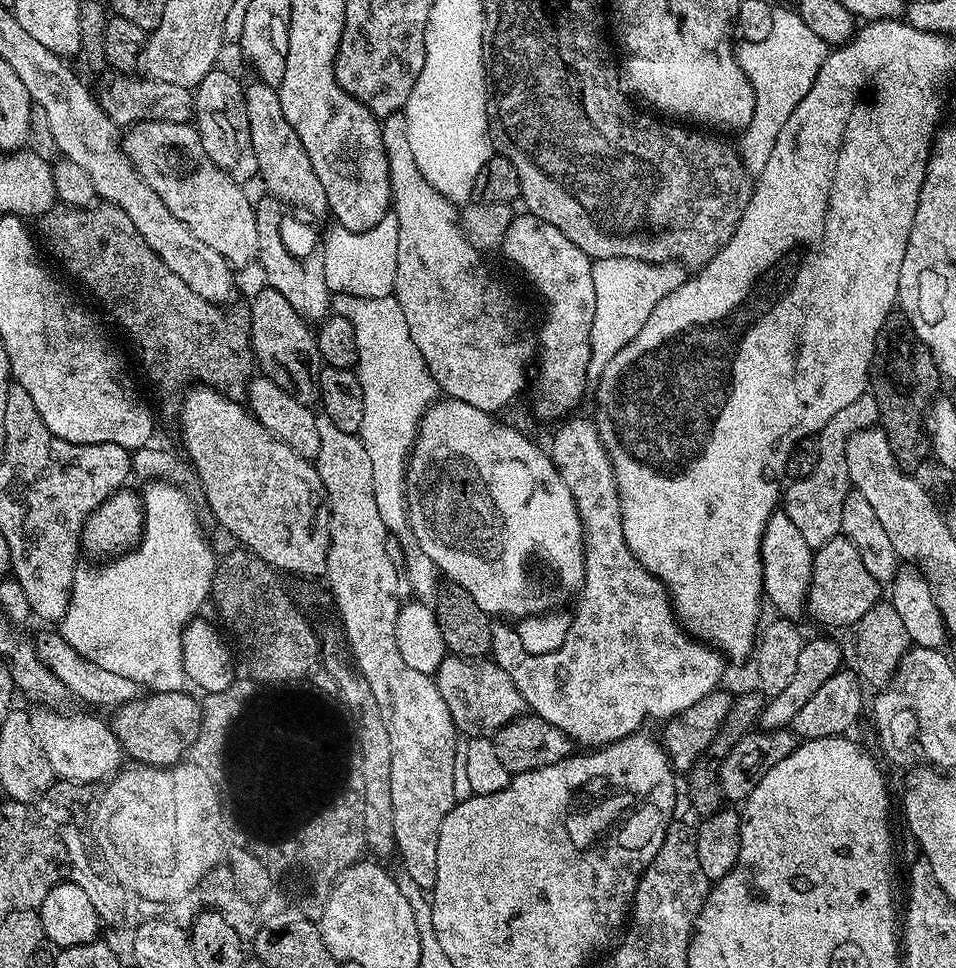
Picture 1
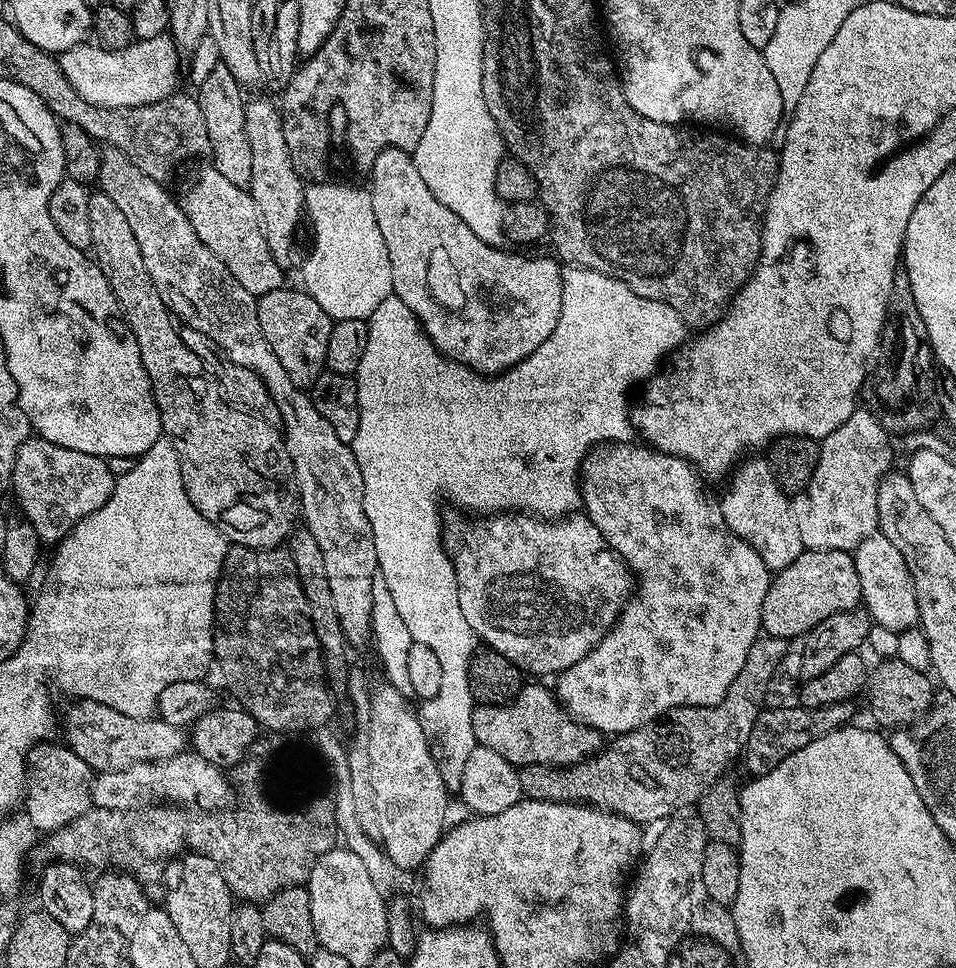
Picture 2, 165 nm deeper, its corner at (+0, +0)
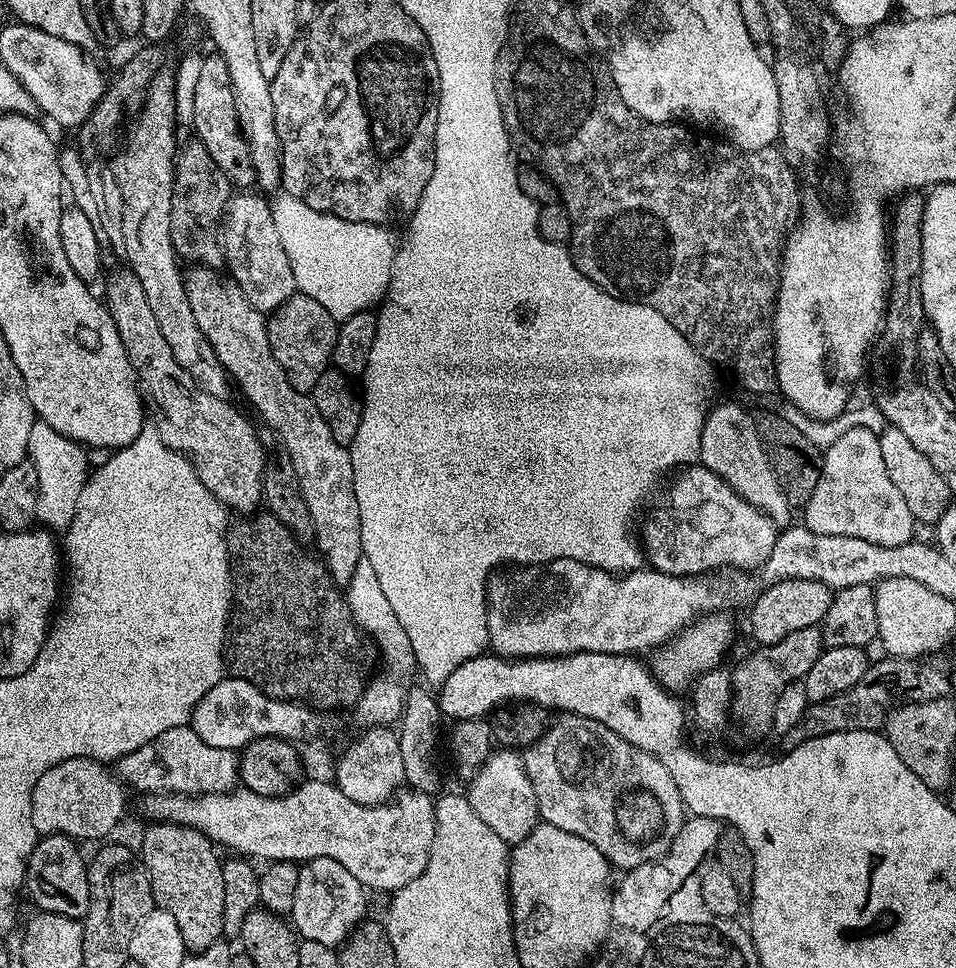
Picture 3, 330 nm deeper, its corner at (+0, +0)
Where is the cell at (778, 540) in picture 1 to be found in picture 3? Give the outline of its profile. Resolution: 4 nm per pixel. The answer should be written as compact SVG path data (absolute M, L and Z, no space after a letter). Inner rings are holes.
M720 404L709 411L704 419L699 463L710 471L718 473L750 506L754 506L772 520L777 529L783 530L793 523L794 509L786 502L782 486L770 466L756 432L756 421L744 413L740 404Z

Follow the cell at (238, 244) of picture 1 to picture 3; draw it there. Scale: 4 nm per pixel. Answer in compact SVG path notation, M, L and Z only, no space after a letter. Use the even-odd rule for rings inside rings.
M236 194L228 201L218 240L220 236L224 243L222 256L228 259L228 268L232 271L231 279L242 289L250 306L262 313L271 314L278 306L282 306L282 302L297 295L298 291L290 261L286 258L286 251L282 248L278 229L274 224L271 203L267 199L264 201L263 195L248 195L252 194Z

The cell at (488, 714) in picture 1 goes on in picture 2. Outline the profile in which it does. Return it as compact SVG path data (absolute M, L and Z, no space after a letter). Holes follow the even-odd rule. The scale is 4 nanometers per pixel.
M528 682L509 704L476 704L472 725L477 745L502 754L514 766L547 764L554 768L575 766L596 755L602 747L602 734L574 719L556 698L551 687Z

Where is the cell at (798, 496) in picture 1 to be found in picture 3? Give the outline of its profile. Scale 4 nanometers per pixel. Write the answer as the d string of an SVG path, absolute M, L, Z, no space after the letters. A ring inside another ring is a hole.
M852 428L823 449L818 486L802 510L803 527L814 534L862 538L878 546L902 546L913 539L914 521L906 498L894 486L886 462L882 462L879 435L866 428Z

